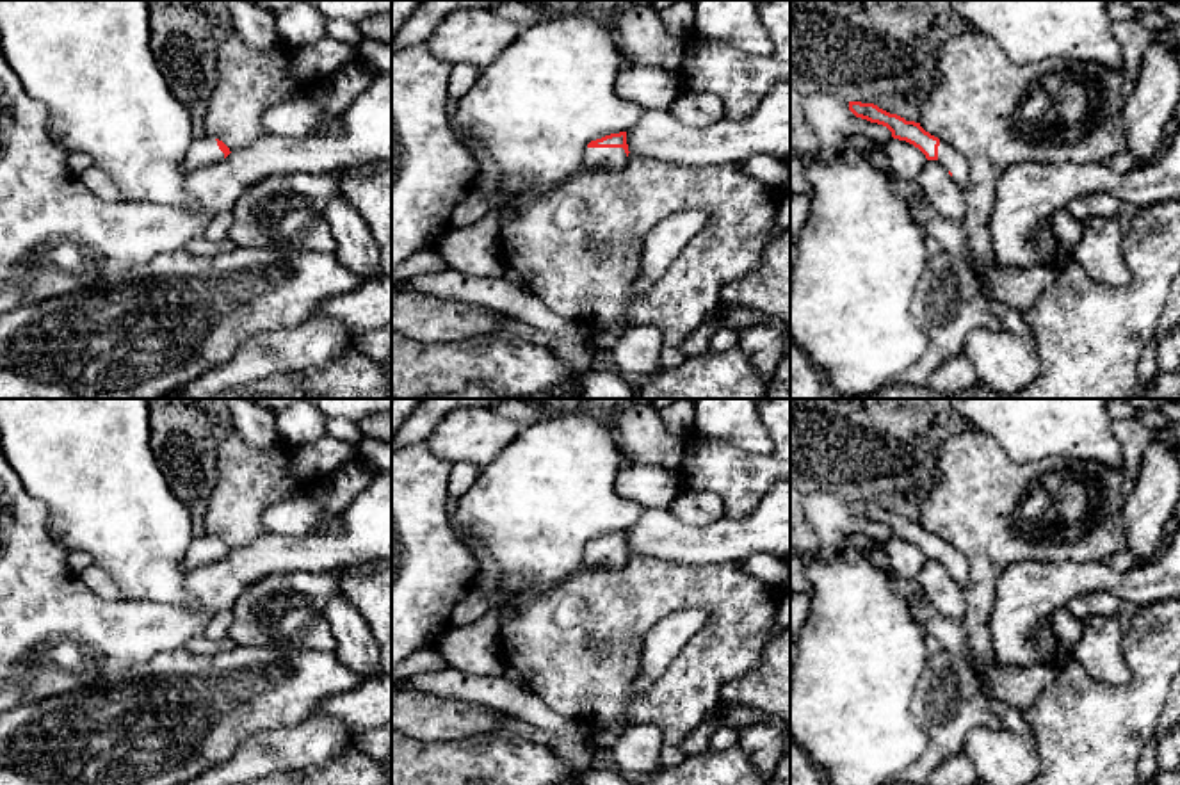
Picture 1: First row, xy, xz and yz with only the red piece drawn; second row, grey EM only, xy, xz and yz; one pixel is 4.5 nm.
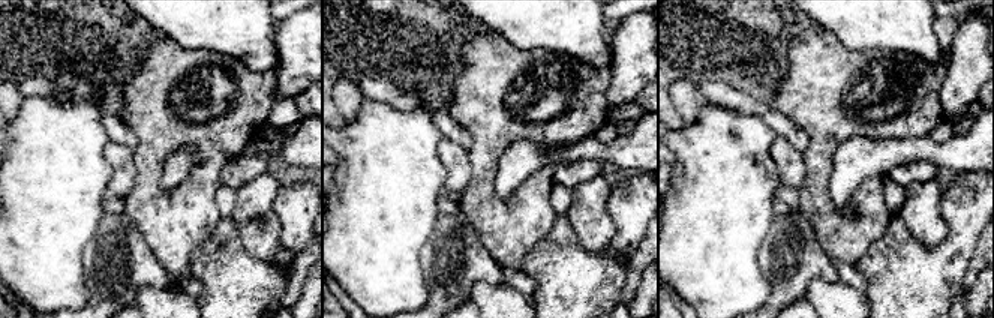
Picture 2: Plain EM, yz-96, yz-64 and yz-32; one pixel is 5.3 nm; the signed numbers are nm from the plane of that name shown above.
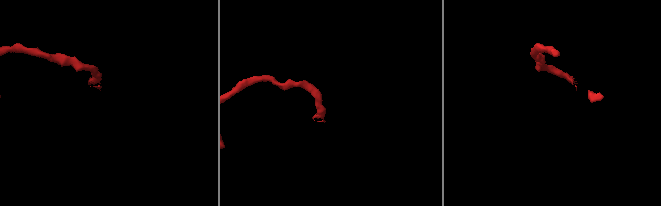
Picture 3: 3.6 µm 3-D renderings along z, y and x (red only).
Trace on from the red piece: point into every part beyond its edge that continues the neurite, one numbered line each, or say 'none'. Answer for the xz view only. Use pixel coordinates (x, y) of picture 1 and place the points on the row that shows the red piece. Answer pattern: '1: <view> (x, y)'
1: xz (595, 159)

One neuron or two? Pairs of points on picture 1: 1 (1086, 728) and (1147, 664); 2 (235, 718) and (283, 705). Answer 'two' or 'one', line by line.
1: one
2: one

